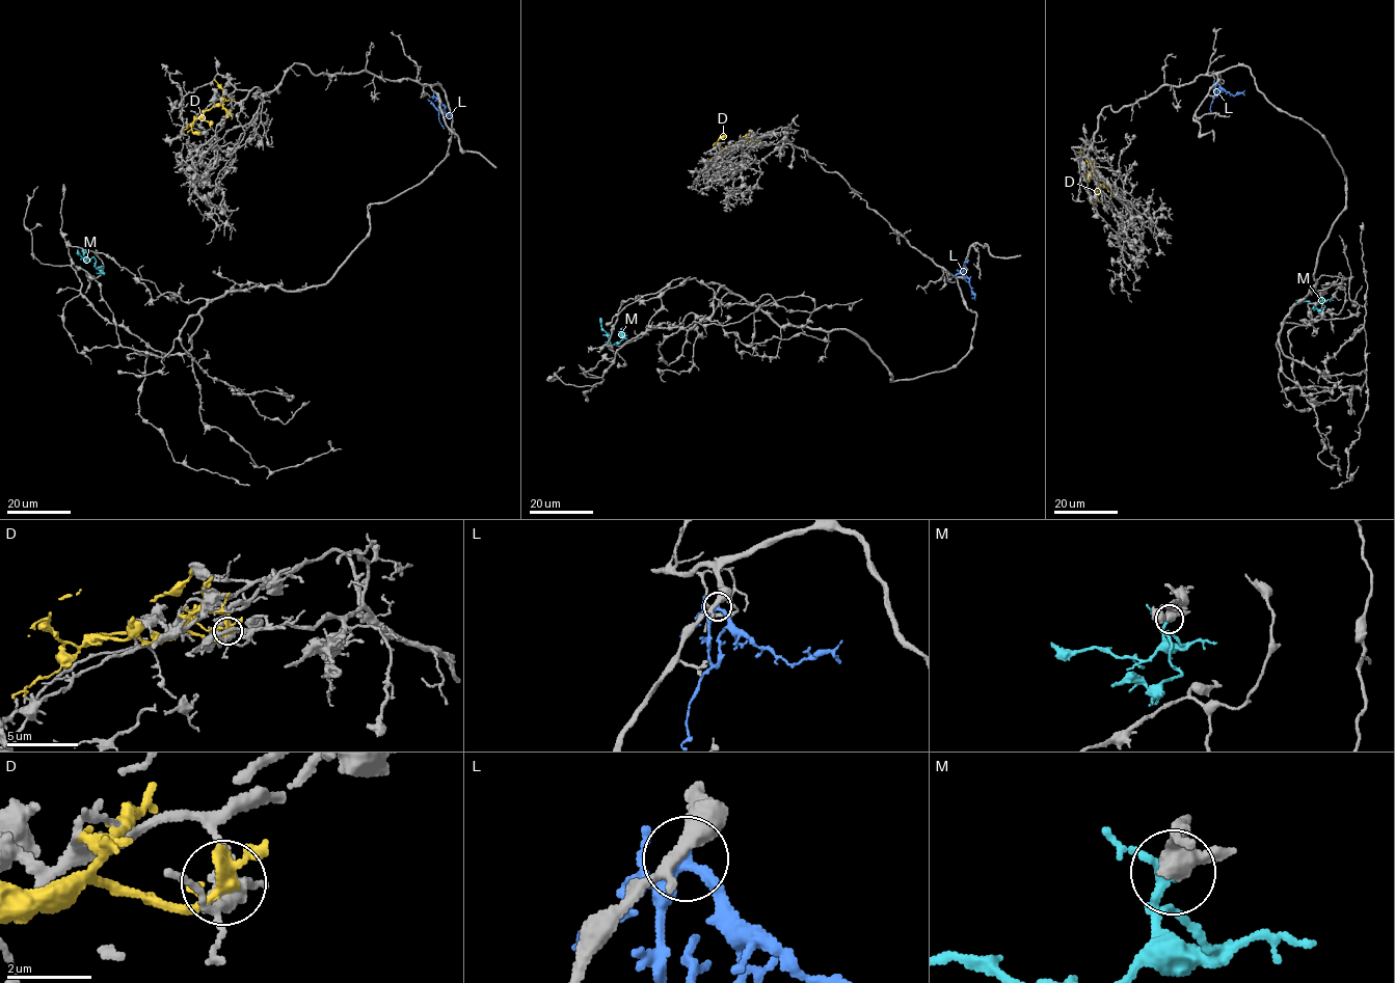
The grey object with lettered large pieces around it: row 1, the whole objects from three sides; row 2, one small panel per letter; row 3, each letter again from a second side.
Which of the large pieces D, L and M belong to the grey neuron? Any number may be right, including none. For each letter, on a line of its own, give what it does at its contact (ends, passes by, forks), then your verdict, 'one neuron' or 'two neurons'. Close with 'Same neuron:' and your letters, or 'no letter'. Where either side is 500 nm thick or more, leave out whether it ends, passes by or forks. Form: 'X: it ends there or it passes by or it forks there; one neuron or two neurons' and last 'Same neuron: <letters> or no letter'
D: it passes by; two neurons
L: it passes by; one neuron
M: it passes by; two neurons
Same neuron: L

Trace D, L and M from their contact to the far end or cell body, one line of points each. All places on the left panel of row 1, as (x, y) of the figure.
D: (231, 99), (204, 111), (194, 120), (192, 132), (199, 133)
L: (438, 97), (447, 115), (450, 113)
M: (84, 252), (89, 260), (94, 257), (96, 267), (100, 268)

